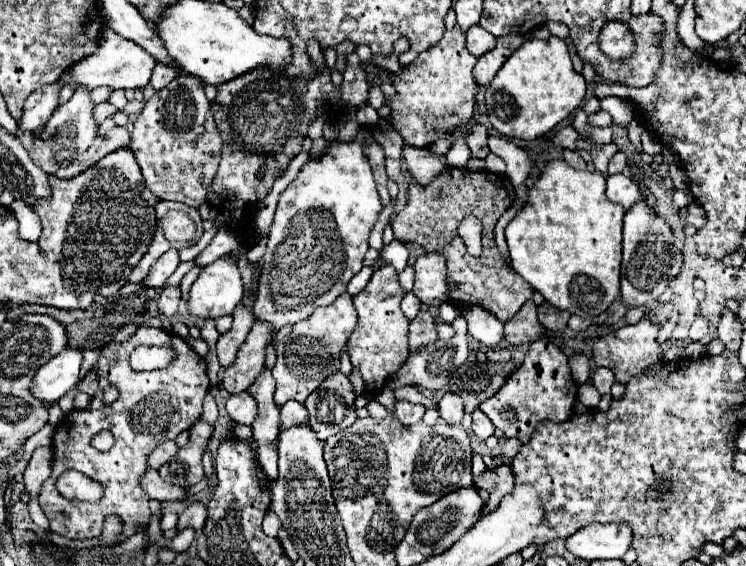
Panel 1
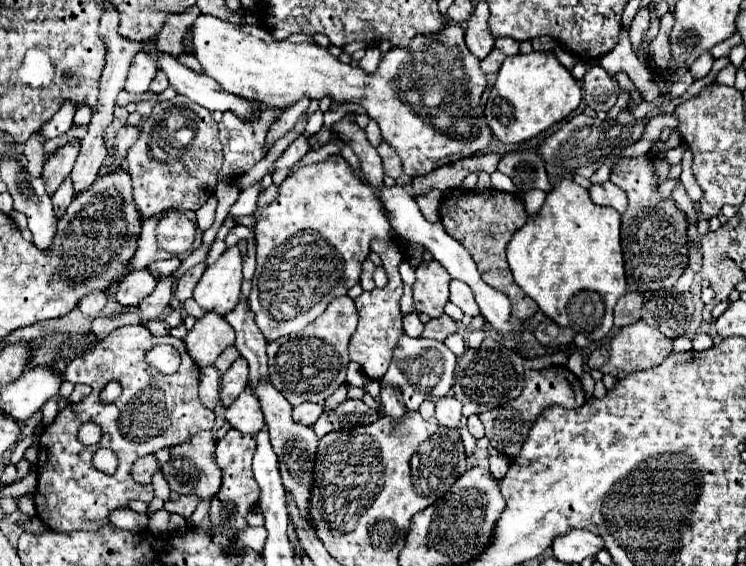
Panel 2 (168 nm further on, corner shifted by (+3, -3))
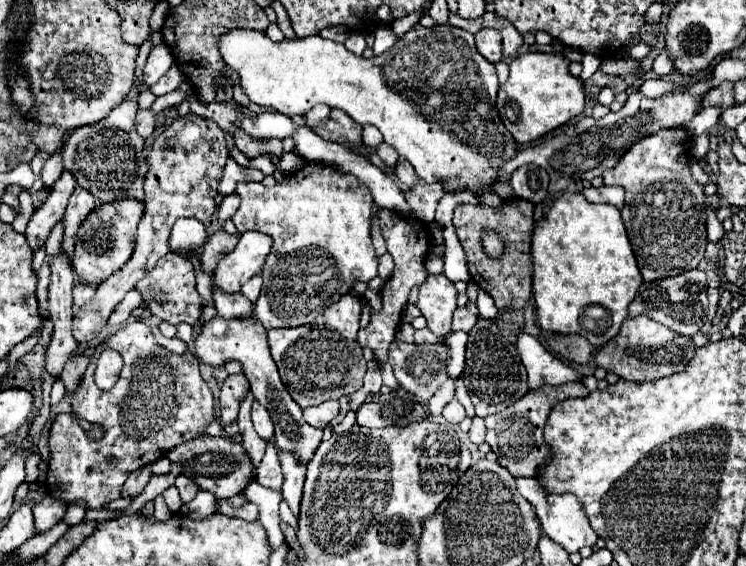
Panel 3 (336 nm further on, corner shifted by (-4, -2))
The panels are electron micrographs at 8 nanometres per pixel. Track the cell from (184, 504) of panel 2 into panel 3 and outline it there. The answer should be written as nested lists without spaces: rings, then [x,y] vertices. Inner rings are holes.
[[[177,476],[177,480],[175,480],[175,486],[177,486],[177,490],[179,490],[179,494],[181,494],[181,500],[183,500],[183,504],[189,504],[193,498],[195,498],[195,494],[199,492],[199,488],[195,486],[195,484],[191,484],[191,480],[187,480],[185,476]]]

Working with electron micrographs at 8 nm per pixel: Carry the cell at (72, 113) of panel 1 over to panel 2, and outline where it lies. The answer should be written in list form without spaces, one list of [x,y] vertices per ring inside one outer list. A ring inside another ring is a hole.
[[[70,143],[62,149],[58,149],[54,155],[50,155],[48,163],[44,163],[44,171],[42,171],[42,181],[46,185],[46,191],[52,195],[56,193],[58,185],[70,175],[74,161],[80,153],[80,143]]]

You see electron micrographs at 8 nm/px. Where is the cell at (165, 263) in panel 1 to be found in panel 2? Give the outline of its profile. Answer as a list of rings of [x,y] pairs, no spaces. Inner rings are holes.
[[[142,269],[142,271],[134,271],[132,275],[128,275],[118,293],[114,295],[116,301],[124,307],[136,307],[144,297],[148,297],[156,287],[156,279],[150,271]]]

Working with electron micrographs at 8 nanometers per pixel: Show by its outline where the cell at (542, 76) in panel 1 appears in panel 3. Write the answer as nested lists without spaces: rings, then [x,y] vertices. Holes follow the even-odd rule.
[[[527,52],[513,58],[509,68],[509,80],[501,86],[497,94],[497,110],[501,122],[519,144],[533,142],[583,112],[583,84],[577,76],[569,72],[569,60],[561,54]]]

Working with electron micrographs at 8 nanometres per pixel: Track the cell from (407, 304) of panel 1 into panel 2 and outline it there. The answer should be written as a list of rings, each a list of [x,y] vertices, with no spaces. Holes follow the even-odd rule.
[[[412,313],[412,315],[406,315],[404,317],[404,333],[408,337],[420,337],[422,335],[422,329],[424,329],[424,325],[420,323],[418,313]]]

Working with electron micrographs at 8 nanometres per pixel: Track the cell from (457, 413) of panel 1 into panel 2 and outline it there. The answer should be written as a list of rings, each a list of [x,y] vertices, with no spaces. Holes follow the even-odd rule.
[[[442,397],[436,401],[436,419],[444,427],[458,427],[462,417],[462,403],[454,397]]]

